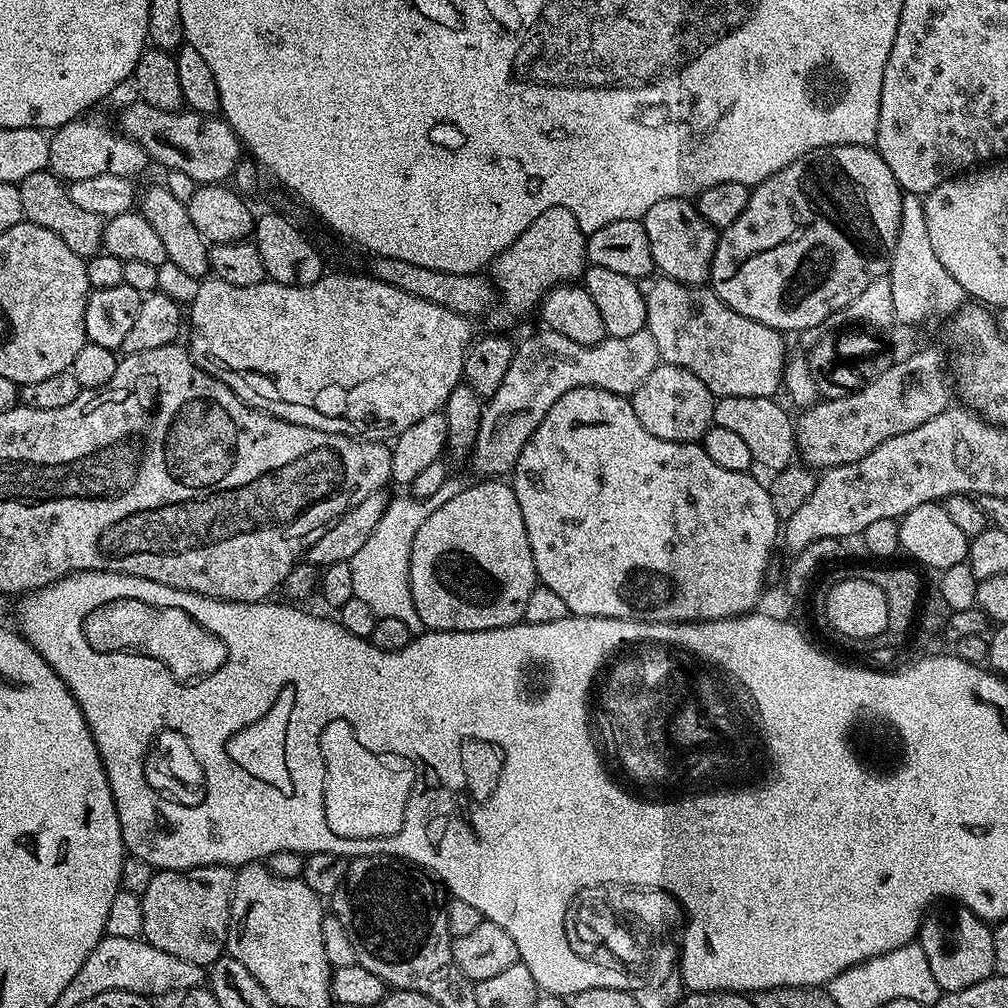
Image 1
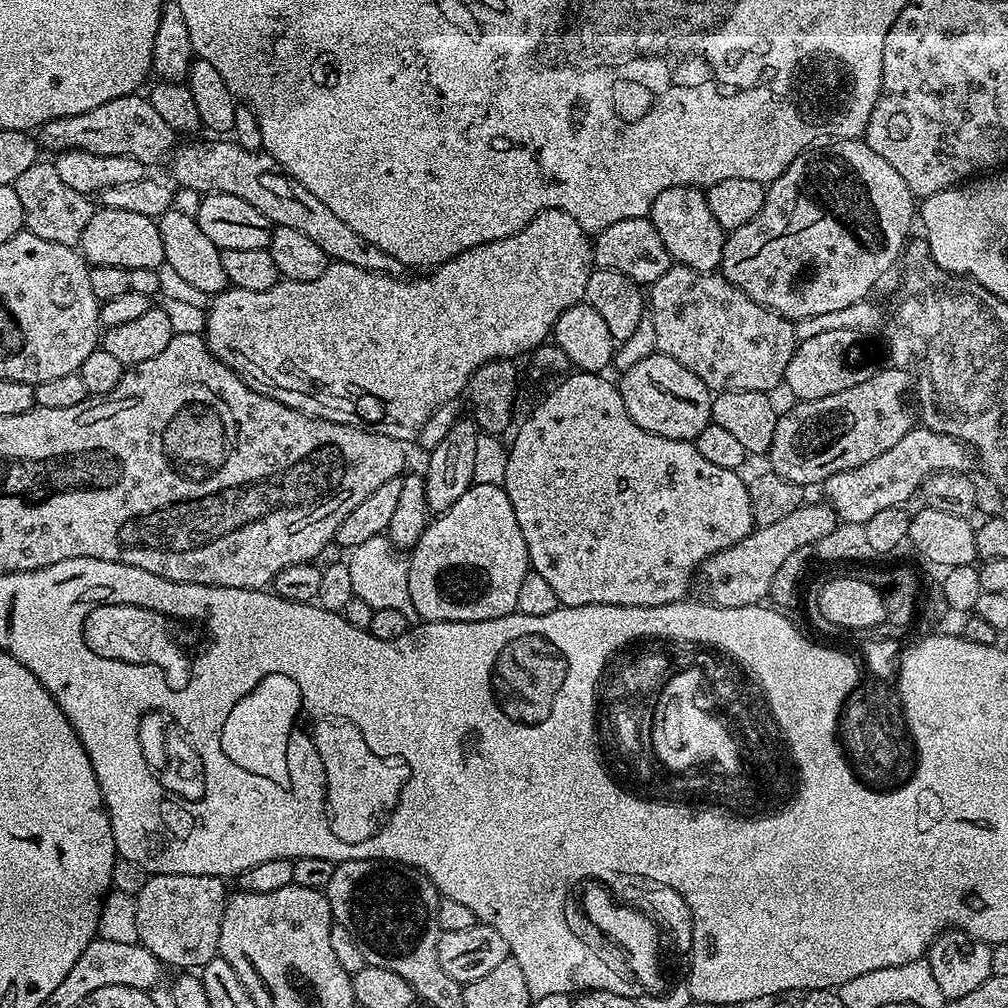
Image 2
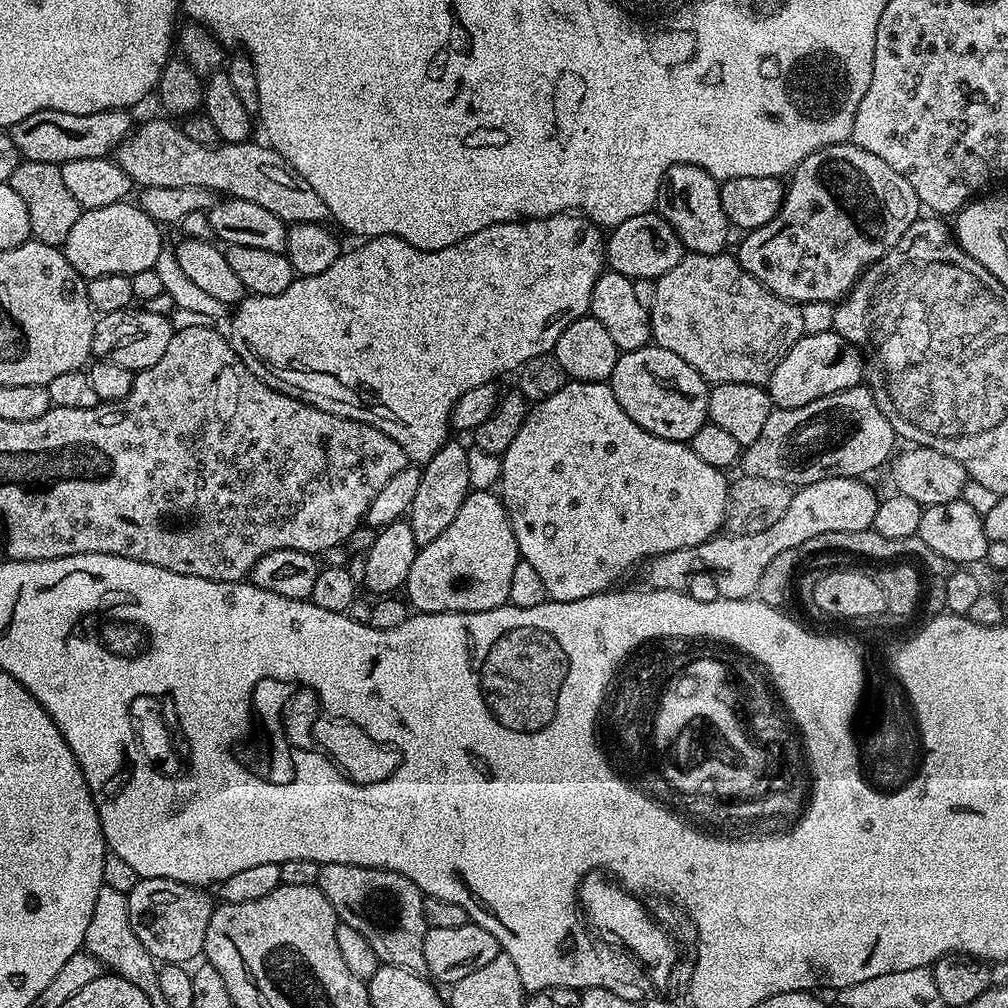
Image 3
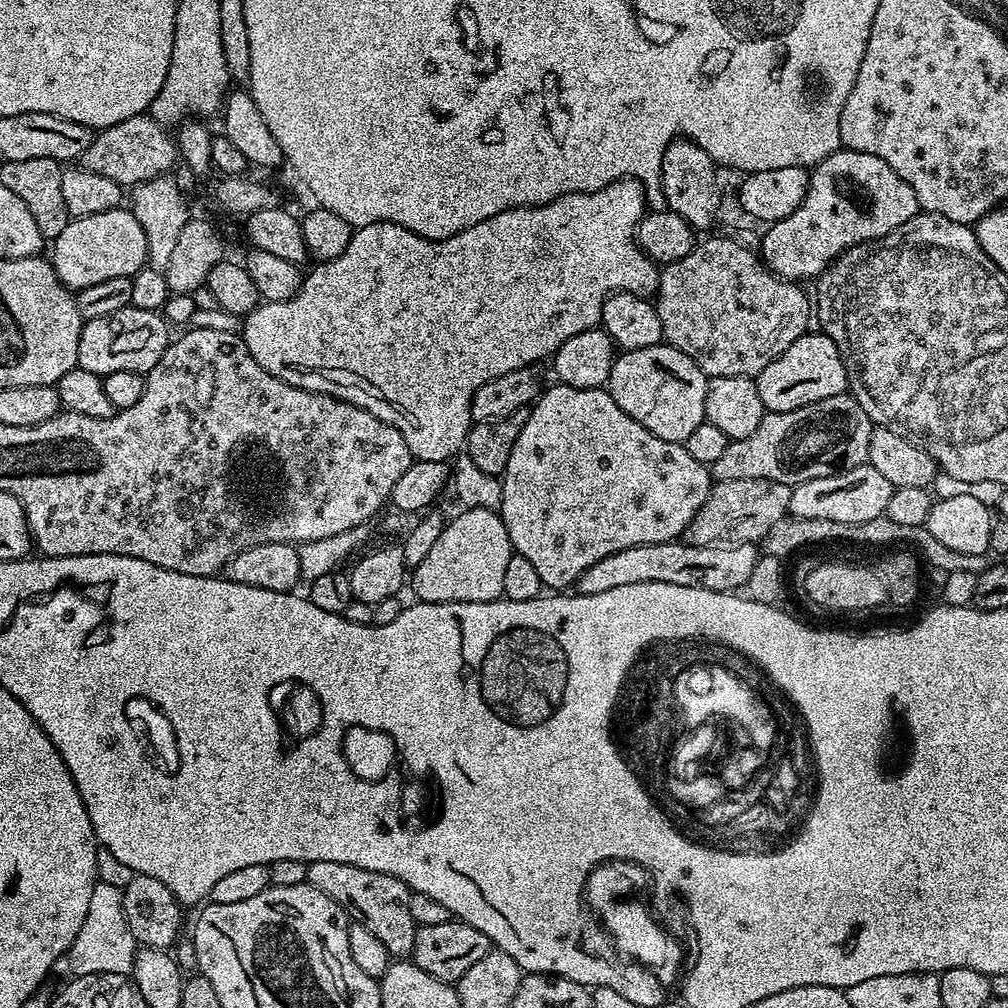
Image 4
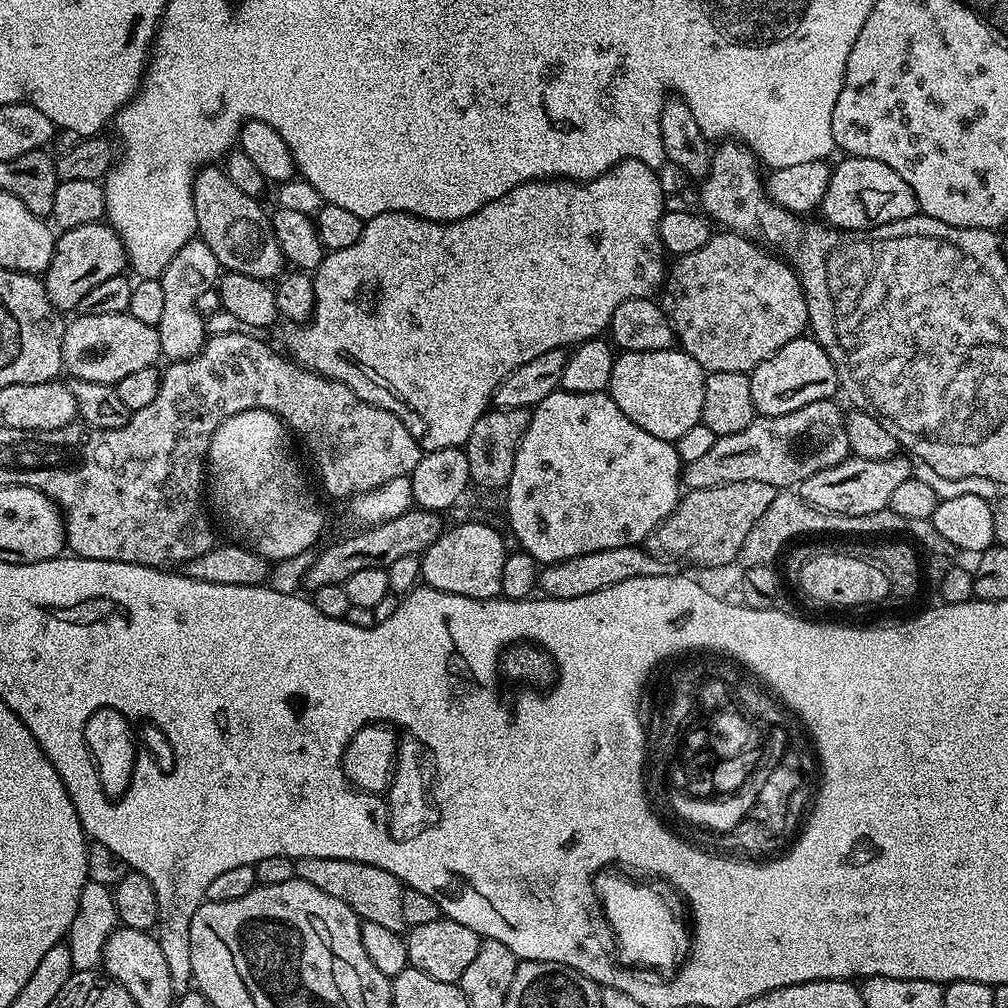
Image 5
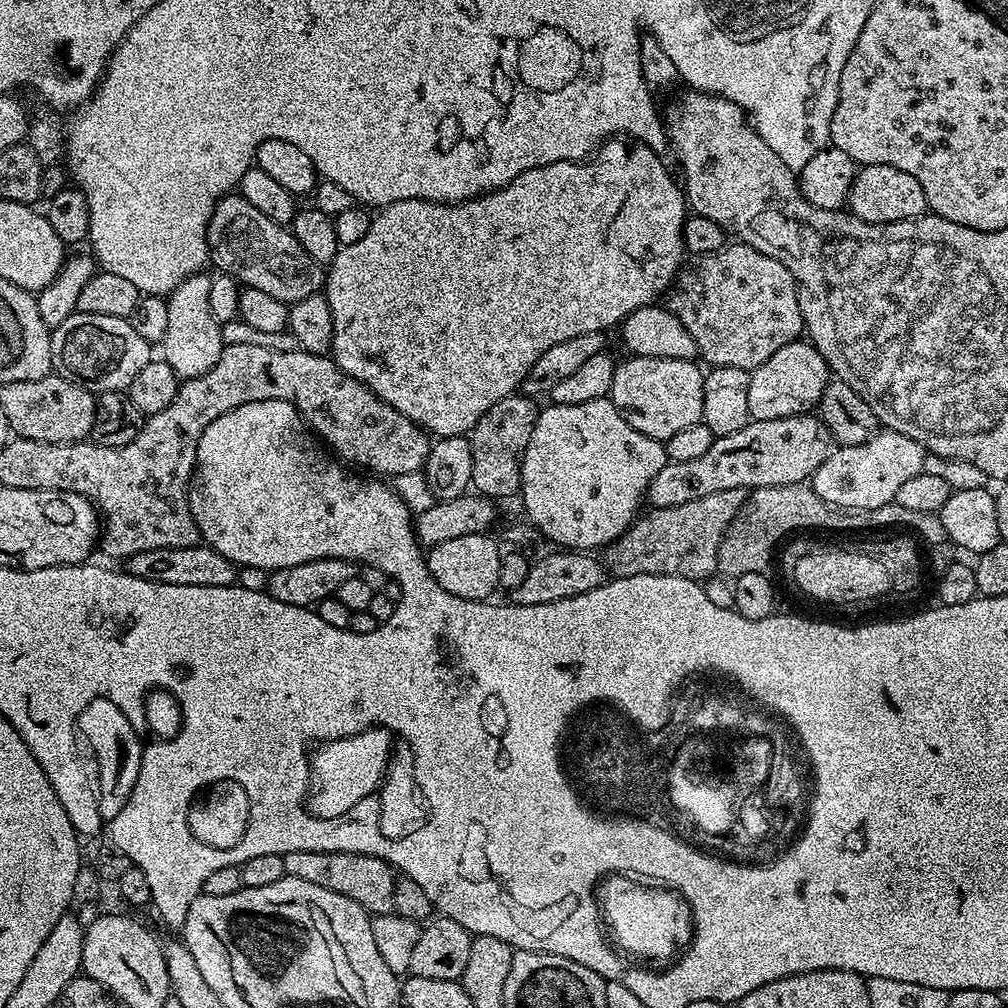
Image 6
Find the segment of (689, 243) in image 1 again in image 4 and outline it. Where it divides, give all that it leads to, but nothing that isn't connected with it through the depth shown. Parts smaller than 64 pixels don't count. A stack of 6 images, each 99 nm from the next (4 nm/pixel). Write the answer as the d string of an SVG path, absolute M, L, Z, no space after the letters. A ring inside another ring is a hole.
M677 138L669 142L660 163L660 193L664 196L667 211L686 218L692 228L703 230L716 220L720 208L720 184L716 181L718 165L694 141Z

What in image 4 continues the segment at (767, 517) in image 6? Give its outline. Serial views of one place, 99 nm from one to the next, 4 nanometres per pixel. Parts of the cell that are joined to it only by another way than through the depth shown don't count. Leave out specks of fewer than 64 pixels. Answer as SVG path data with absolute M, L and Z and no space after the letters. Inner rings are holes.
M886 515L870 518L870 522L865 524L830 522L829 520L819 520L818 518L806 518L805 520L785 518L779 520L765 534L762 541L762 552L766 556L788 558L791 552L796 552L799 548L806 547L807 544L824 544L827 540L853 540L856 544L911 546L919 553L927 567L929 564L930 567L937 568L940 574L966 570L970 574L979 576L981 572L985 572L988 569L990 563L989 557L985 554L958 554L958 550L949 550L942 542L938 542L938 538L934 538L934 534L930 534L927 526L901 526L898 522L890 522L890 518ZM908 544L913 544L913 546Z

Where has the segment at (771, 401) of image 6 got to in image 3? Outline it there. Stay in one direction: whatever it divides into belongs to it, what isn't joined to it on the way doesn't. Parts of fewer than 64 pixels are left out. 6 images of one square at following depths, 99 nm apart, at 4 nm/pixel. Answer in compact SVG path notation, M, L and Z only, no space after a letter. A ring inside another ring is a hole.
M834 330L827 331L809 331L801 336L798 342L794 342L794 346L790 346L782 362L774 366L774 374L768 379L766 387L775 407L806 406L818 398L826 398L835 392L857 387L863 381L860 379L864 372L866 376L866 360L861 349L856 349L857 345L853 341L840 336Z

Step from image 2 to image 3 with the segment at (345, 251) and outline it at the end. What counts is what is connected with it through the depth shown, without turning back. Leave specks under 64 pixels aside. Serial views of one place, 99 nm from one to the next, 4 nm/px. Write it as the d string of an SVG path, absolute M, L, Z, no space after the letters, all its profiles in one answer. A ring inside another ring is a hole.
M163 119L139 125L114 153L116 163L135 185L142 188L194 186L210 189L233 199L264 206L289 226L302 222L318 224L329 219L322 198L314 194L314 186L293 172L275 148L263 143L254 144L252 140L232 144L222 142L215 148L201 146L177 123Z

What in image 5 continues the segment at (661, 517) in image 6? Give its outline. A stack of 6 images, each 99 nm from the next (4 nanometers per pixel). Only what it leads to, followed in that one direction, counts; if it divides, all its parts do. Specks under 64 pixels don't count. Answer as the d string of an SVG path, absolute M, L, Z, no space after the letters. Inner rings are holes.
M730 482L722 486L685 491L675 510L648 535L646 547L653 556L659 556L669 562L681 560L684 564L696 564L697 569L731 564L739 557L742 542L746 542L746 534L750 534L758 518L762 518L762 514L770 510L770 502L774 502L777 491L777 488L770 486L770 482Z

